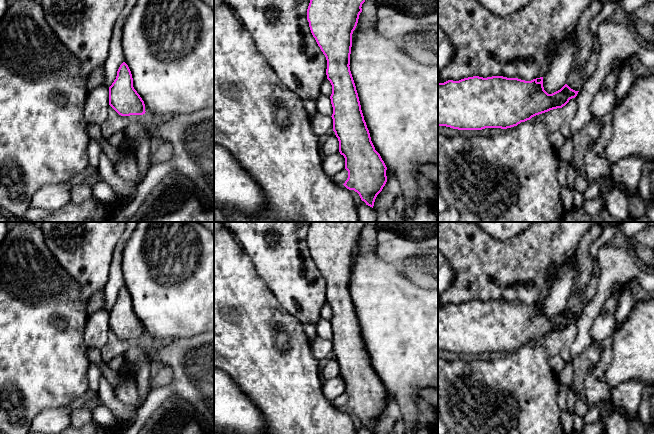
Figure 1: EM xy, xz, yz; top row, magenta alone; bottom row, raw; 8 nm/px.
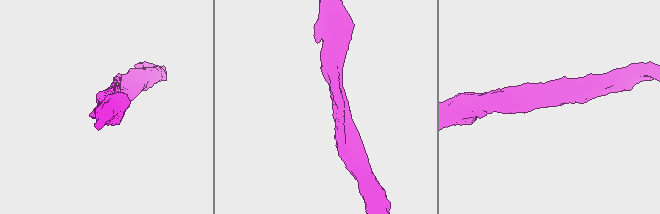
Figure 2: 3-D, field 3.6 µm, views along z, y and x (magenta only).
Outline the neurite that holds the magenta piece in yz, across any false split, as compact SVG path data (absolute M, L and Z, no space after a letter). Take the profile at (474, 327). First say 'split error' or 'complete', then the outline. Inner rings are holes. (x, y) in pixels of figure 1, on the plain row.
complete; M473 300L459 305L448 304L438 307L438 351L446 350L458 354L507 353L536 339L562 332L578 316L565 308L560 314L548 318L543 311L543 301L531 305L503 300Z

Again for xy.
complete; M123 286L112 309L109 311L109 329L121 340L145 338L145 328L133 311L128 289Z

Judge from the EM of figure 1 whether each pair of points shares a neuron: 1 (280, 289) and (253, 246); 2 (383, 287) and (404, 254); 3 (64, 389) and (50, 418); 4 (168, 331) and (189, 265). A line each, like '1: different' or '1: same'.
1: same
2: different
3: different
4: same

